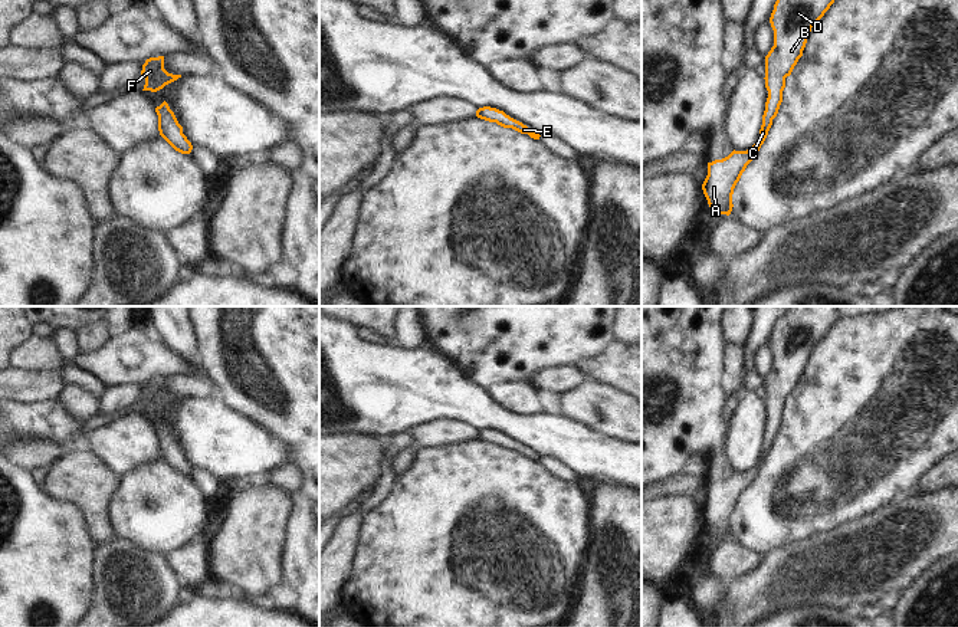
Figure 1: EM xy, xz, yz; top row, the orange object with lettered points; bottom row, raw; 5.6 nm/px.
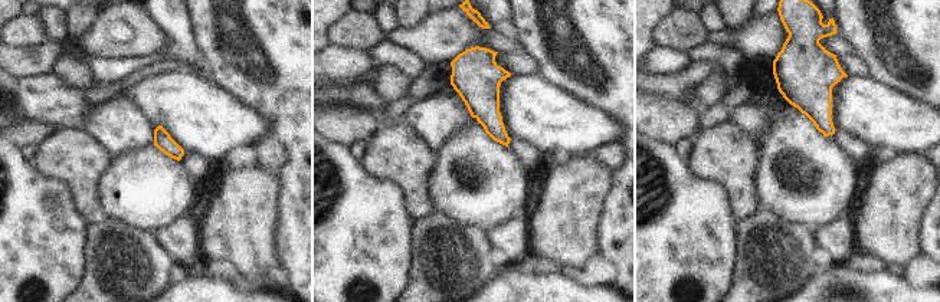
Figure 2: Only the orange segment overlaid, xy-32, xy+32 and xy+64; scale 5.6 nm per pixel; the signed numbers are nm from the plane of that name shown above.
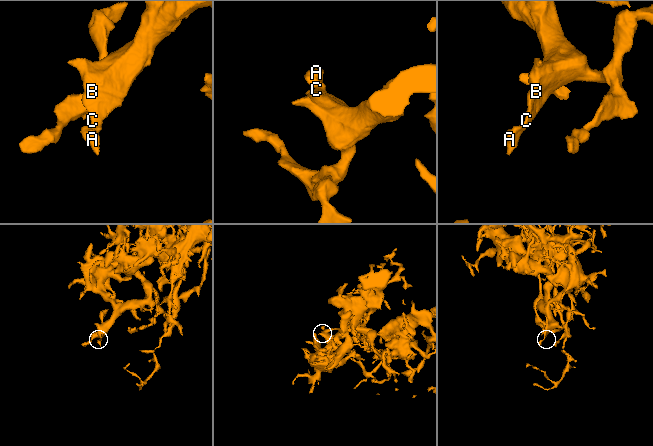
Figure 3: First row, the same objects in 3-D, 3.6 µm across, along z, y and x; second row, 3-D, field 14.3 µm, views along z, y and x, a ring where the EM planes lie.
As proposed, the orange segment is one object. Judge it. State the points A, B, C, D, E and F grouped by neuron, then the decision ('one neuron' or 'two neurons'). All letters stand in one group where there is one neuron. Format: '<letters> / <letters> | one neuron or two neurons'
A B C D E F | one neuron

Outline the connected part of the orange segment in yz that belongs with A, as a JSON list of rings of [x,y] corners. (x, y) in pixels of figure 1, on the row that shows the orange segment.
[[[777,0],[770,17],[774,30],[774,46],[765,56],[765,88],[768,98],[757,142],[747,151],[732,151],[722,160],[708,163],[708,175],[702,184],[709,207],[718,214],[729,216],[732,194],[747,165],[757,157],[772,119],[783,102],[785,78],[791,75],[803,56],[808,35],[830,9],[834,0]]]

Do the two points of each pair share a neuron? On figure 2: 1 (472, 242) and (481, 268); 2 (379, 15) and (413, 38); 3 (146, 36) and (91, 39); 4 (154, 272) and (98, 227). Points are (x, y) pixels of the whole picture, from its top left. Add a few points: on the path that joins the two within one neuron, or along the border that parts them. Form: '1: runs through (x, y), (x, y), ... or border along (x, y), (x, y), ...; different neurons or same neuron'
1: runs through (472, 248), (472, 259), (475, 262); same neuron
2: border along (398, 28), (386, 36); different neurons
3: runs through (133, 36), (104, 38); same neuron
4: runs through (138, 269), (130, 268), (105, 243); same neuron

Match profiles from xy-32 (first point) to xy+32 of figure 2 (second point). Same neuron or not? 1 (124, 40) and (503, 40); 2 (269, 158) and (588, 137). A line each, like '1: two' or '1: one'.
1: one
2: two

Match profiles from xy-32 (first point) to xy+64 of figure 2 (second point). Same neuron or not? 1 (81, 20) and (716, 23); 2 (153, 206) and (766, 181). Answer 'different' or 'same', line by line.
1: different
2: same

